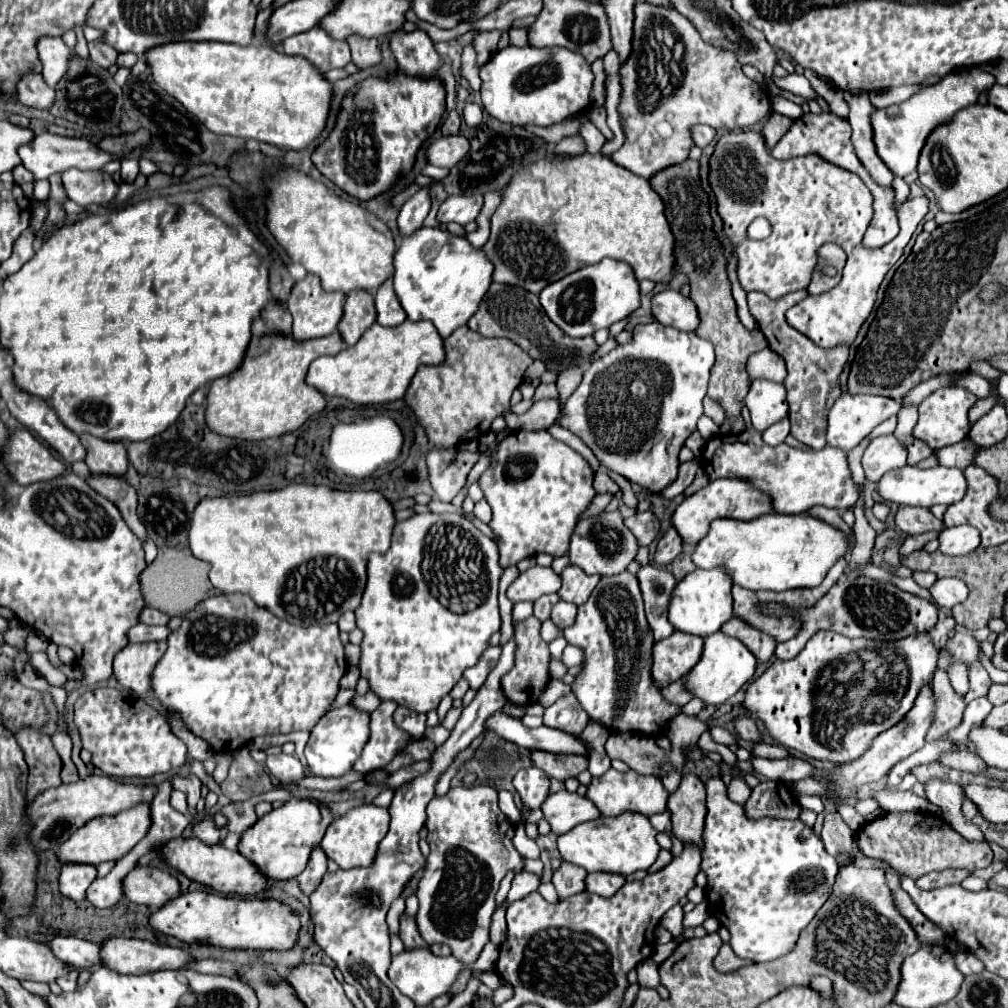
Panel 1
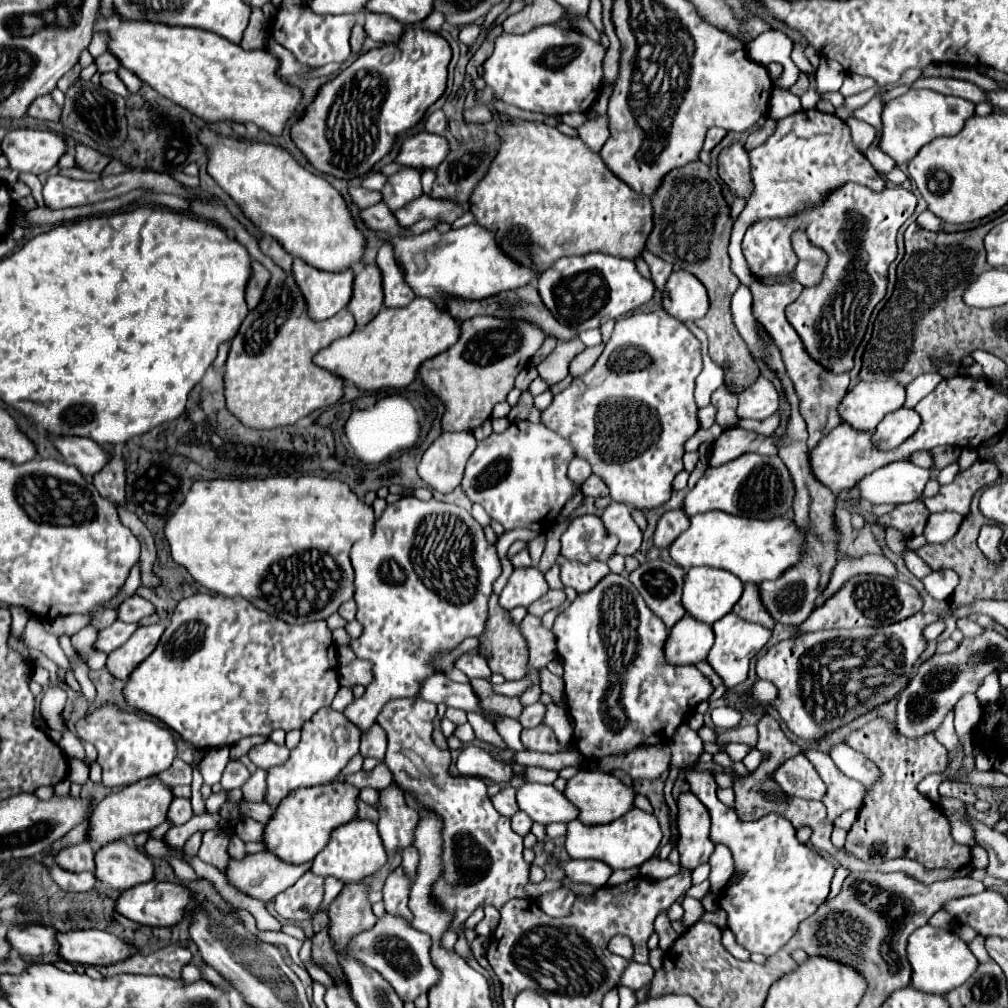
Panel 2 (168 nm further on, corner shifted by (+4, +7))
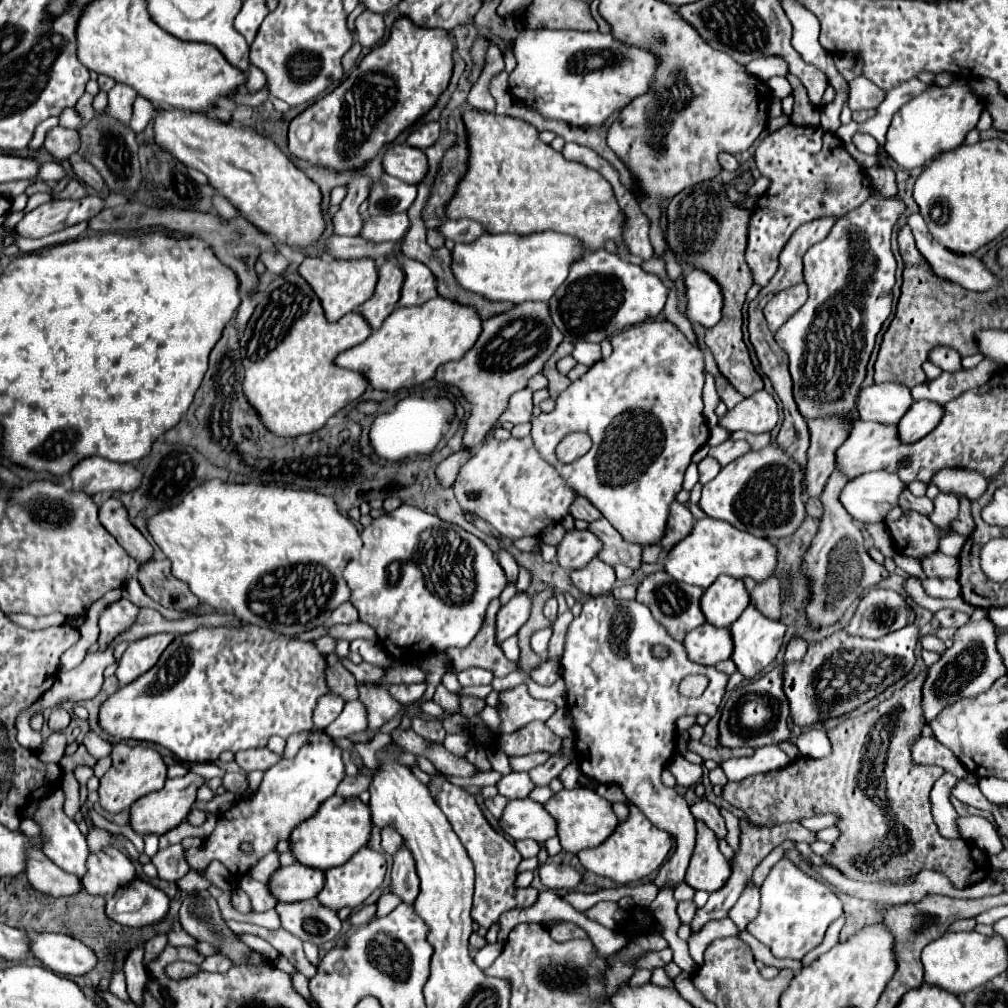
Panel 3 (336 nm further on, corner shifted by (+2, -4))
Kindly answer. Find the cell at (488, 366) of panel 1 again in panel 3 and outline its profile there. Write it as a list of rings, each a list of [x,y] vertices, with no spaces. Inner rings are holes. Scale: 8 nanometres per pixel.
[[[540,301],[538,303],[522,303],[522,305],[516,305],[512,311],[508,311],[506,315],[496,315],[494,319],[482,321],[482,333],[480,333],[478,341],[466,351],[466,355],[462,359],[458,359],[458,361],[444,363],[444,365],[440,365],[436,369],[434,379],[438,383],[458,387],[460,393],[464,395],[464,399],[470,403],[470,417],[466,421],[466,431],[464,431],[464,437],[462,437],[462,445],[464,447],[476,449],[476,447],[482,445],[484,435],[488,433],[488,429],[498,421],[498,417],[506,409],[510,395],[522,389],[522,367],[524,367],[524,387],[526,387],[528,379],[542,371],[546,359],[556,351],[560,341],[562,341],[562,333],[554,327],[554,323],[550,319],[548,303],[540,303]],[[520,319],[522,319],[522,327],[512,337],[504,337],[504,329],[508,329],[514,323],[520,323]]]

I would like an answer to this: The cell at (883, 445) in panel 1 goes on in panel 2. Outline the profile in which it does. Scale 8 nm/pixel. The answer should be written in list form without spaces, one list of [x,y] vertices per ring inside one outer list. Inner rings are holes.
[[[900,408],[900,410],[884,416],[884,420],[874,430],[874,442],[882,440],[884,442],[882,450],[892,450],[898,444],[902,444],[906,438],[910,438],[920,428],[920,424],[922,424],[922,420],[916,410]]]

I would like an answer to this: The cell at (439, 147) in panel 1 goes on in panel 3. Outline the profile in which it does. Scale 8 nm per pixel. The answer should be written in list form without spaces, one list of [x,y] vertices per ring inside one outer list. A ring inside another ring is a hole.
[[[390,145],[382,165],[388,175],[414,185],[418,185],[428,173],[426,153],[410,145]]]

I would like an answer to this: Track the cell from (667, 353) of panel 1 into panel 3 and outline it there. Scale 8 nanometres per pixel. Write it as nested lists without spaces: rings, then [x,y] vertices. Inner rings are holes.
[[[646,321],[646,323],[640,323],[640,325],[634,325],[634,327],[628,327],[628,329],[622,329],[618,335],[614,335],[612,339],[612,355],[608,359],[602,359],[598,363],[594,363],[590,367],[588,373],[584,373],[578,381],[574,381],[558,399],[556,399],[556,407],[552,413],[540,413],[538,417],[532,419],[532,439],[534,439],[534,445],[538,447],[540,455],[552,465],[558,469],[558,473],[566,479],[566,483],[582,497],[588,497],[594,507],[600,509],[600,513],[614,525],[614,529],[630,543],[638,543],[638,545],[650,545],[650,543],[658,543],[658,539],[664,535],[664,529],[666,529],[666,519],[670,515],[670,505],[674,503],[676,499],[676,493],[682,489],[682,477],[684,477],[684,471],[686,467],[690,465],[692,461],[692,455],[708,441],[708,425],[706,425],[706,419],[702,415],[702,387],[704,387],[704,357],[702,357],[702,351],[698,347],[694,347],[678,329],[676,325],[672,325],[670,321]],[[576,431],[582,431],[582,433],[588,433],[590,439],[592,439],[592,449],[582,455],[580,459],[572,461],[572,463],[560,463],[556,459],[556,445],[570,433],[576,433]]]

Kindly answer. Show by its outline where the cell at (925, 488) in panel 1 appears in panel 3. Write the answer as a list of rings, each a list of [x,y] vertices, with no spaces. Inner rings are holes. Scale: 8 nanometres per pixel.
[[[874,471],[848,481],[840,501],[846,511],[862,523],[880,523],[888,511],[898,507],[898,499],[908,485],[894,473]]]

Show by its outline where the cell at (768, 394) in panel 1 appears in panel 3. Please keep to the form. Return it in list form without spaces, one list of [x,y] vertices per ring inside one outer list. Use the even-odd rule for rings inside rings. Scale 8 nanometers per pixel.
[[[756,391],[754,395],[746,397],[738,407],[728,411],[720,425],[730,431],[750,431],[750,433],[766,433],[772,431],[778,423],[778,403],[768,391]]]

